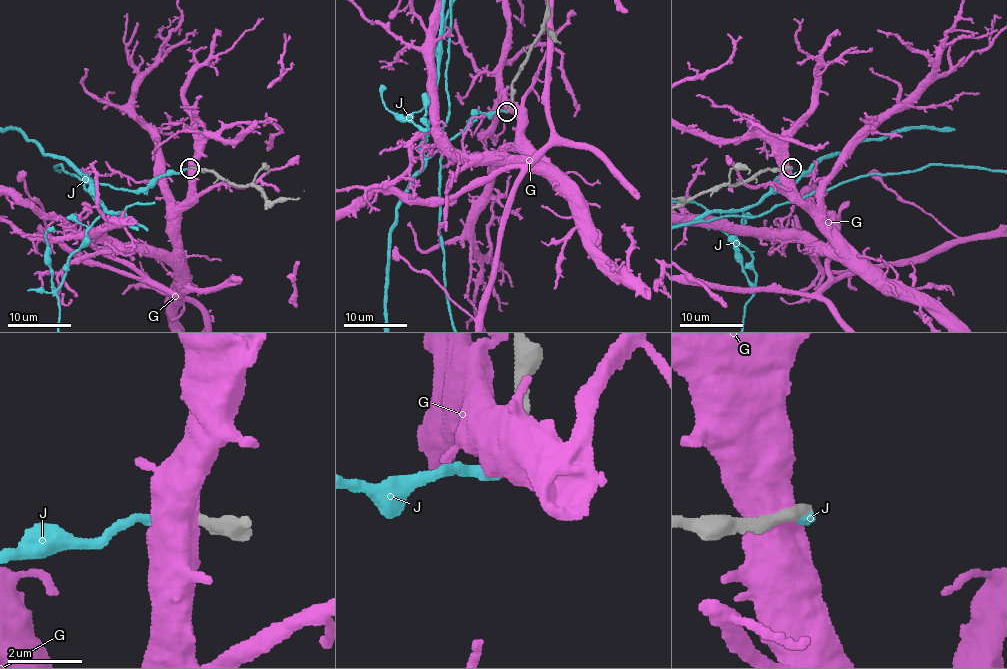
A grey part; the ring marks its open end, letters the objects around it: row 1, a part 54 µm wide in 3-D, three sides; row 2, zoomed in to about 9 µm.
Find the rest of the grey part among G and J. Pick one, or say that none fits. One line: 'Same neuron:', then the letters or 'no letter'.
Same neuron: no letter

